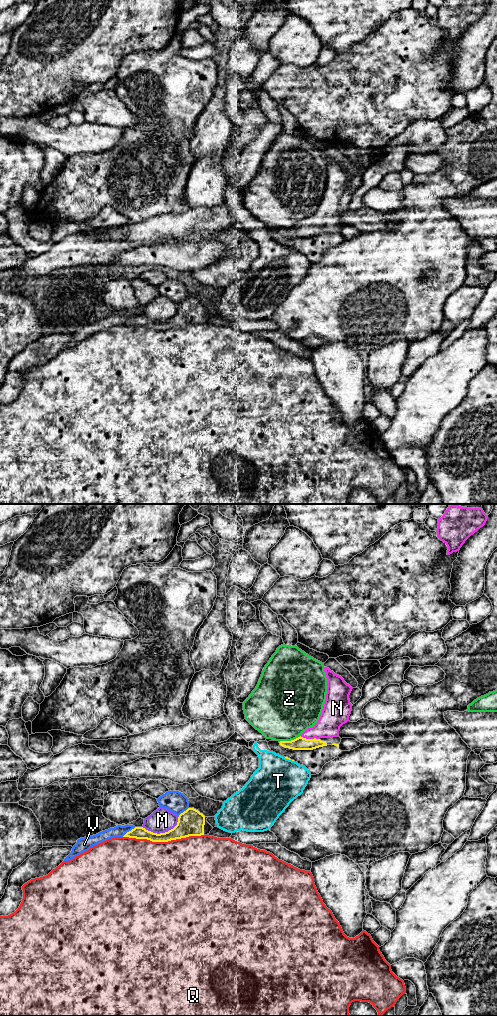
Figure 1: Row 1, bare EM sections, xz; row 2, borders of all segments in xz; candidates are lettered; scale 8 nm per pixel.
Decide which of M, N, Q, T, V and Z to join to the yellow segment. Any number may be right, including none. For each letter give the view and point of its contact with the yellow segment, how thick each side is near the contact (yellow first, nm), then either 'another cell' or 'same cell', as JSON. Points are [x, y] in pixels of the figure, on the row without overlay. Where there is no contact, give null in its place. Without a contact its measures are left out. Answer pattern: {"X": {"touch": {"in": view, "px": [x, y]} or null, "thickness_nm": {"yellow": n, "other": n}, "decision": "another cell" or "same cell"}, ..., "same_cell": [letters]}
{"M": {"touch": {"in": "xz", "px": [163, 321]}, "thickness_nm": {"yellow": 220, "other": 200}, "decision": "another cell"}, "N": {"touch": {"in": "xz", "px": [310, 227]}, "thickness_nm": {"yellow": 110, "other": 190}, "decision": "same cell"}, "Q": {"touch": {"in": "xz", "px": [163, 329]}, "thickness_nm": {"yellow": 190, "other": 500}, "decision": "another cell"}, "T": {"touch": {"in": "xz", "px": [289, 247]}, "thickness_nm": {"yellow": 20, "other": 380}, "decision": "another cell"}, "V": {"touch": {"in": "xz", "px": [129, 319]}, "thickness_nm": {"yellow": 100, "other": 100}, "decision": "another cell"}, "Z": {"touch": {"in": "xz", "px": [289, 229]}, "thickness_nm": {"yellow": 110, "other": 480}, "decision": "another cell"}, "same_cell": ["N"]}

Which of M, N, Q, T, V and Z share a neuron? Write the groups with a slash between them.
M / N / Q / T / V / Z

